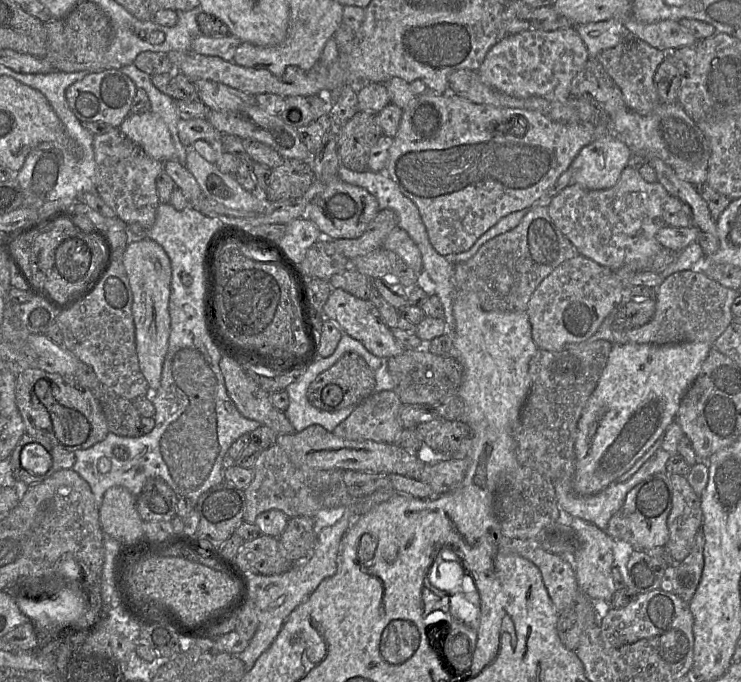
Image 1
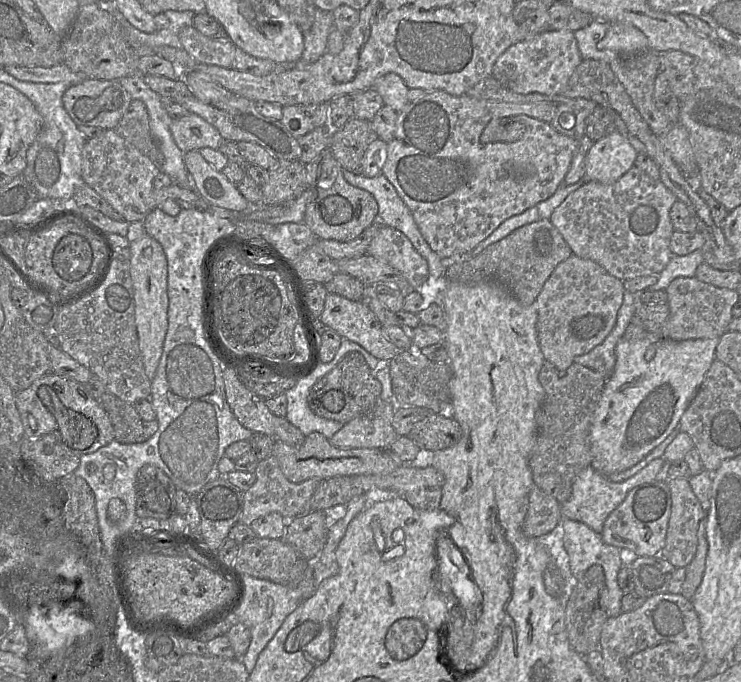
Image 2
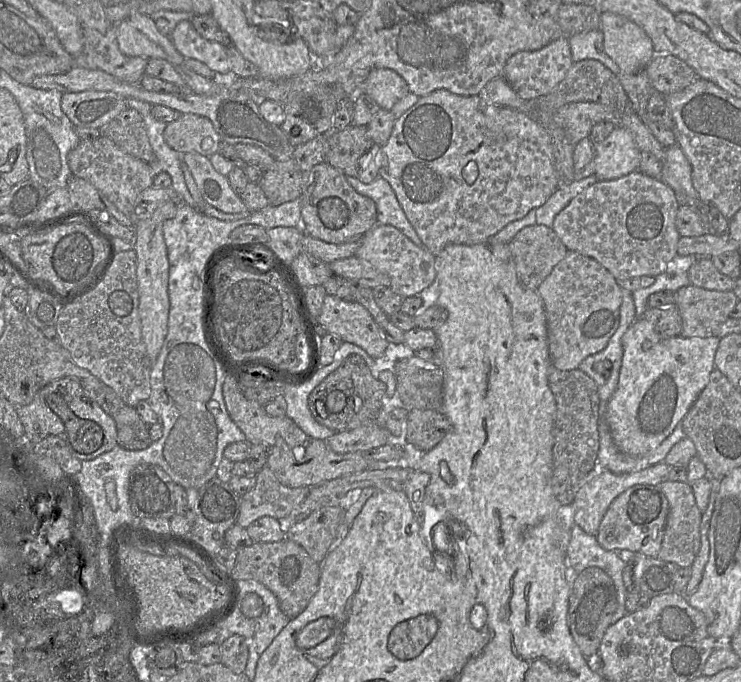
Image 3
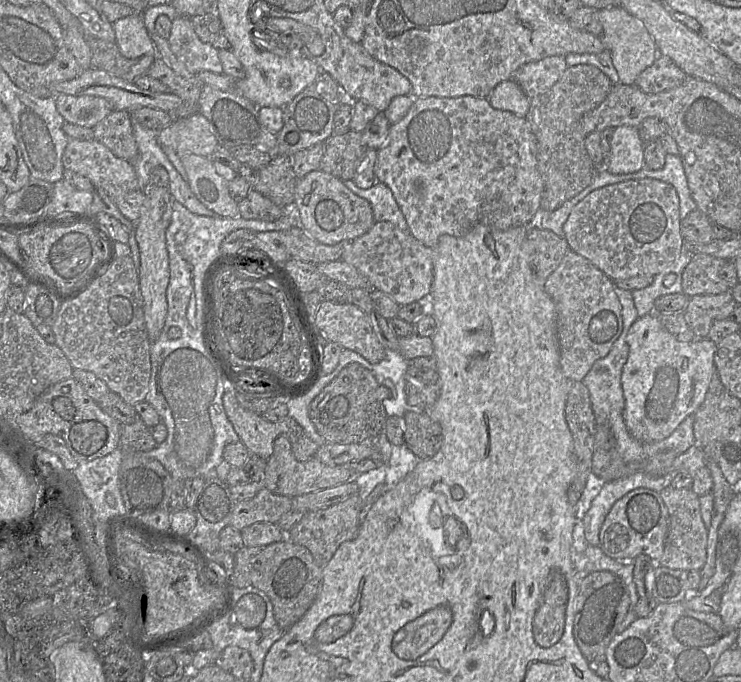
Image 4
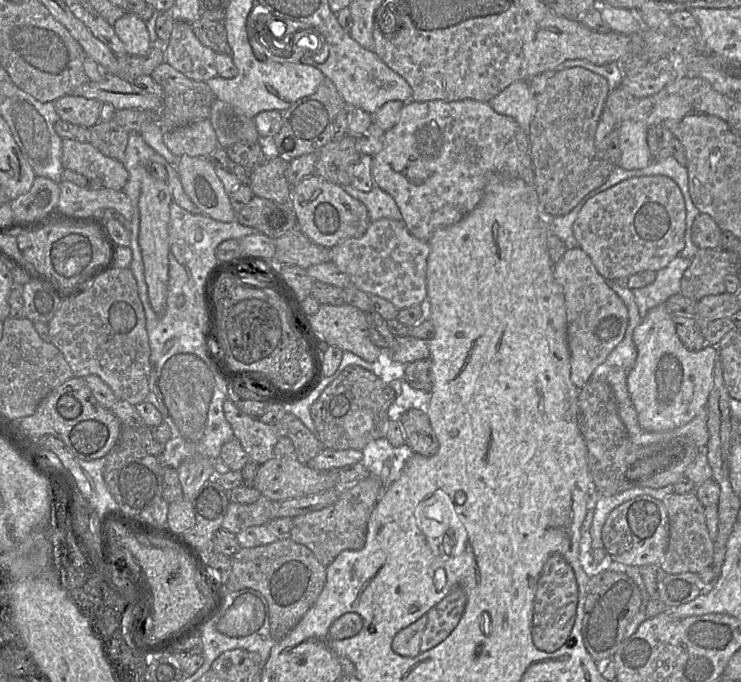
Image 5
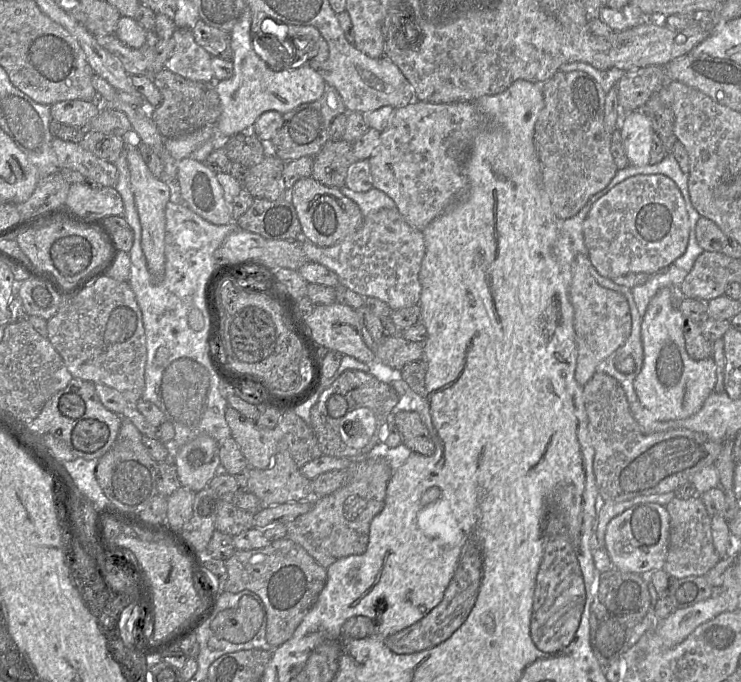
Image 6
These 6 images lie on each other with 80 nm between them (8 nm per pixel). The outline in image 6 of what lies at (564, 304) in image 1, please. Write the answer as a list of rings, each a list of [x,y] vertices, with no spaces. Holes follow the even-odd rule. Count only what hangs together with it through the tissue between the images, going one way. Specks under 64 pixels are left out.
[[[577,254],[571,264],[569,298],[574,309],[574,331],[577,346],[575,380],[584,386],[597,372],[598,364],[621,347],[632,329],[628,301],[619,292],[600,286],[591,275],[593,266],[587,255]]]

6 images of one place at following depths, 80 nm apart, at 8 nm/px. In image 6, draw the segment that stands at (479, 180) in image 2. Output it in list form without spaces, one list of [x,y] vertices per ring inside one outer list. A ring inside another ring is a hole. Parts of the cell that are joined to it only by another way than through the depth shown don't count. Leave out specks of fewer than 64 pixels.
[[[413,101],[396,108],[388,125],[380,133],[379,146],[369,158],[373,188],[387,194],[405,221],[412,228],[422,231],[453,202],[466,196],[466,163],[473,140],[489,124],[490,120],[476,109],[472,101],[439,104]]]

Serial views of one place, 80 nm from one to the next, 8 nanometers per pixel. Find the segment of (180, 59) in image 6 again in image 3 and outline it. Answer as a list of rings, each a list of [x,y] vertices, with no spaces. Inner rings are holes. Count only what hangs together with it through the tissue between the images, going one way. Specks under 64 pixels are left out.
[[[180,21],[172,31],[170,39],[183,57],[204,63],[216,75],[231,75],[227,47],[203,38],[190,21]]]

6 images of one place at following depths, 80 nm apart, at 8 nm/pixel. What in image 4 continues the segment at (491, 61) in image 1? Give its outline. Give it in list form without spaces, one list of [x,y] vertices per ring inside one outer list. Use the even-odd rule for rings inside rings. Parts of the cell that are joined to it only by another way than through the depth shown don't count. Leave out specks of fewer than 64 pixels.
[[[549,56],[522,65],[511,79],[531,100],[549,90],[568,68],[565,56]]]

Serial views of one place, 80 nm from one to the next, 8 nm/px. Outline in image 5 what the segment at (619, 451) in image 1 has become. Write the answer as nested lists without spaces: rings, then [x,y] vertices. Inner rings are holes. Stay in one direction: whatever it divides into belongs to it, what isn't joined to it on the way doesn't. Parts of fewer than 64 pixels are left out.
[[[665,304],[648,311],[633,332],[633,342],[637,358],[627,376],[627,388],[642,429],[670,431],[684,426],[705,410],[713,386],[717,347],[706,345],[699,351],[688,350],[676,333],[672,314]]]

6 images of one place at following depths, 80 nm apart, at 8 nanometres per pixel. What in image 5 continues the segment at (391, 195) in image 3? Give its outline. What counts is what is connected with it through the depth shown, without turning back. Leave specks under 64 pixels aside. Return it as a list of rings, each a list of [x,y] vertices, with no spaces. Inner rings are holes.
[[[351,184],[341,187],[343,187],[345,192],[351,197],[365,205],[370,222],[374,222],[382,218],[397,221],[403,220],[402,214],[393,197],[378,186],[375,185],[373,189],[368,192],[357,190]]]

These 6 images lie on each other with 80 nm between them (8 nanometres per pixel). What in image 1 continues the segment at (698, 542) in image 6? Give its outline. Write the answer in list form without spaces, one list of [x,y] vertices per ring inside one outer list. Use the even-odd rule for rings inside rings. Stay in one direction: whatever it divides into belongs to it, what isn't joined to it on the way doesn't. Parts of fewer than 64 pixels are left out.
[[[670,473],[669,479],[673,489],[672,509],[668,516],[669,541],[665,546],[666,551],[675,564],[681,563],[692,551],[698,531],[703,525],[703,512],[700,497],[690,486],[687,477]]]

